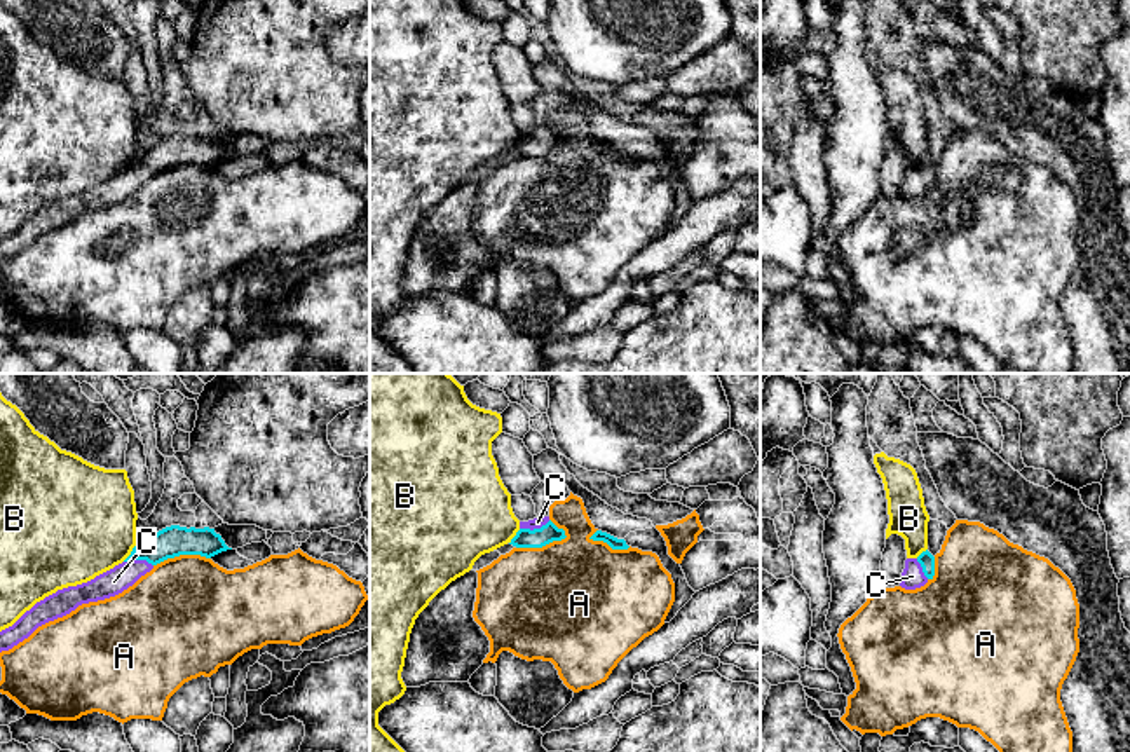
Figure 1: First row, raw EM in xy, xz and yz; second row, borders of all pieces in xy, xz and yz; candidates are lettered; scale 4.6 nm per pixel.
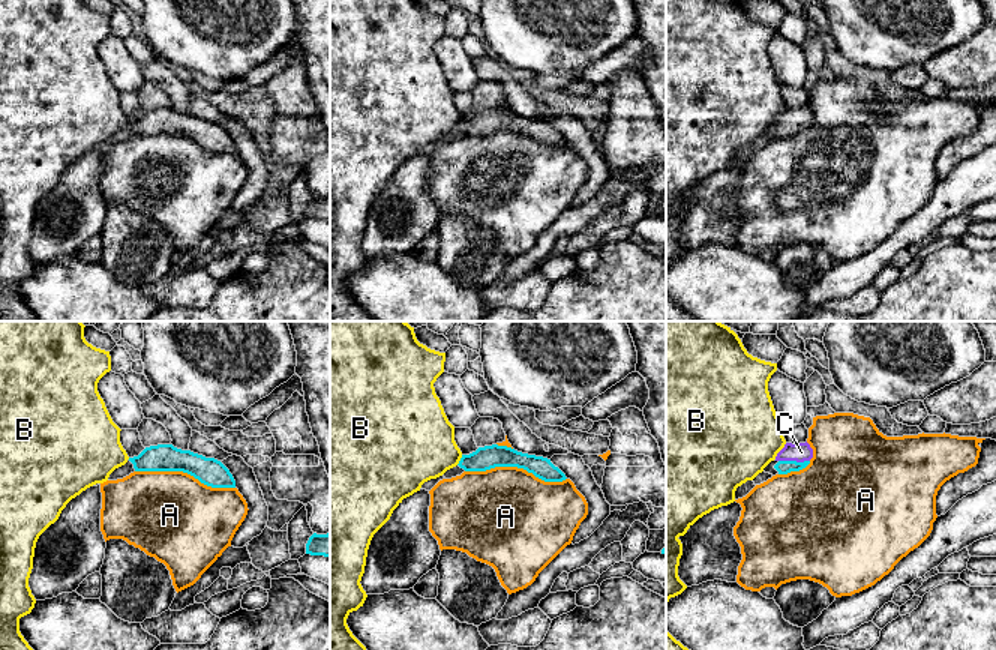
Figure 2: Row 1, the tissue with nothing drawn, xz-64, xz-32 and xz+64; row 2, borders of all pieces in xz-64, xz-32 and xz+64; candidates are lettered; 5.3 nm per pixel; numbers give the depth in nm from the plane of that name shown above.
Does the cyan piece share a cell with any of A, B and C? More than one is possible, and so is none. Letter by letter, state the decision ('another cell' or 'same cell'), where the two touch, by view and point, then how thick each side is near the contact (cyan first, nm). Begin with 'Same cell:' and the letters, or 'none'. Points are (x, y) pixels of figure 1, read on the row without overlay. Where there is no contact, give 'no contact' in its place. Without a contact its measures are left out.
Same cell: C
A: another cell; contact xz (541, 156); calibres 90 and 500 nm
B: another cell; contact xy (131, 163); calibres 140 and 460 nm
C: same cell; contact xz (534, 138); calibres 90 and 50 nm

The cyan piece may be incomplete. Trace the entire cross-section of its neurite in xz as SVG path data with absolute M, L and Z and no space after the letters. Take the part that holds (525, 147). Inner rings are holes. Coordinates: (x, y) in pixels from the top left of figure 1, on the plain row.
M537 126L528 131L520 131L520 140L509 154L516 157L542 157L565 147L565 140L558 138L549 126Z

